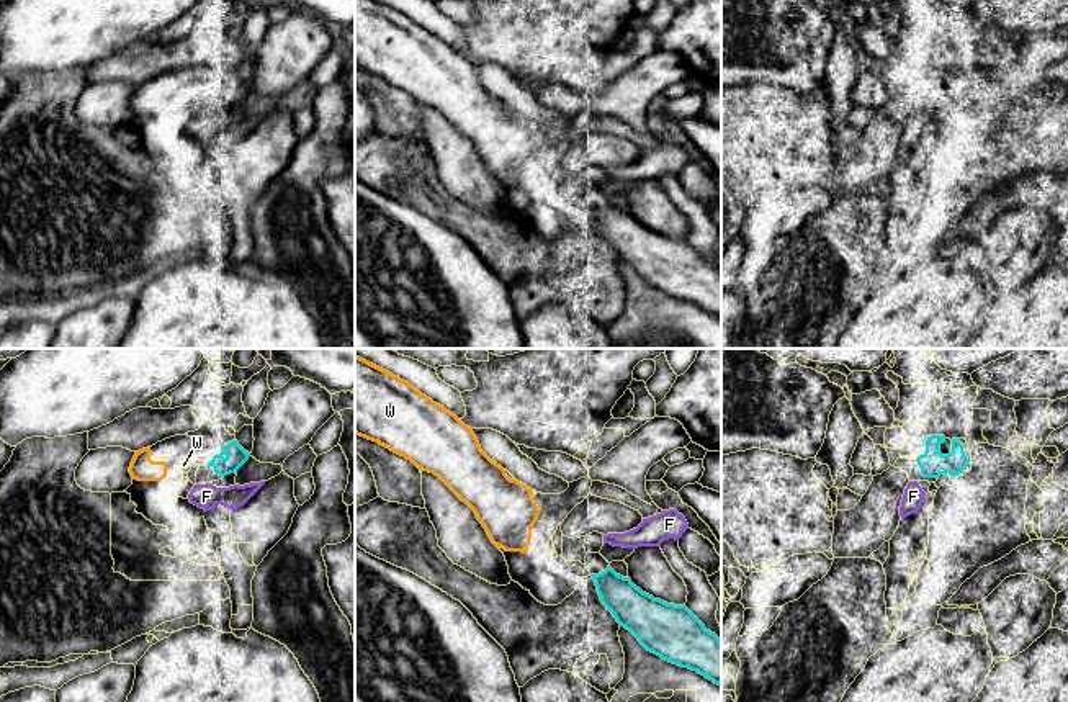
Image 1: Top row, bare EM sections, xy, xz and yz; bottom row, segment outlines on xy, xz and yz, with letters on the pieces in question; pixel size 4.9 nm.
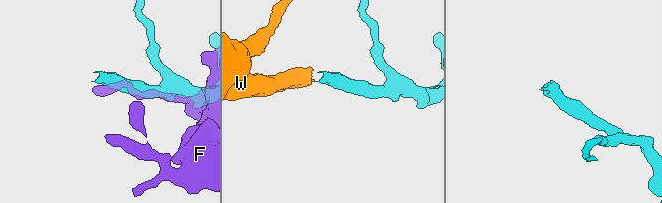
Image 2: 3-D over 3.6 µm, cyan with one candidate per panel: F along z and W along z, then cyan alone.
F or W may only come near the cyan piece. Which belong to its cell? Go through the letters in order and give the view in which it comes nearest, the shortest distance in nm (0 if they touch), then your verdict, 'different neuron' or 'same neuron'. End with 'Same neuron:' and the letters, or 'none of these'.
F: view yz; gap 50 nm; different neuron
W: view xy; gap 110 nm; same neuron
Same neuron: W

